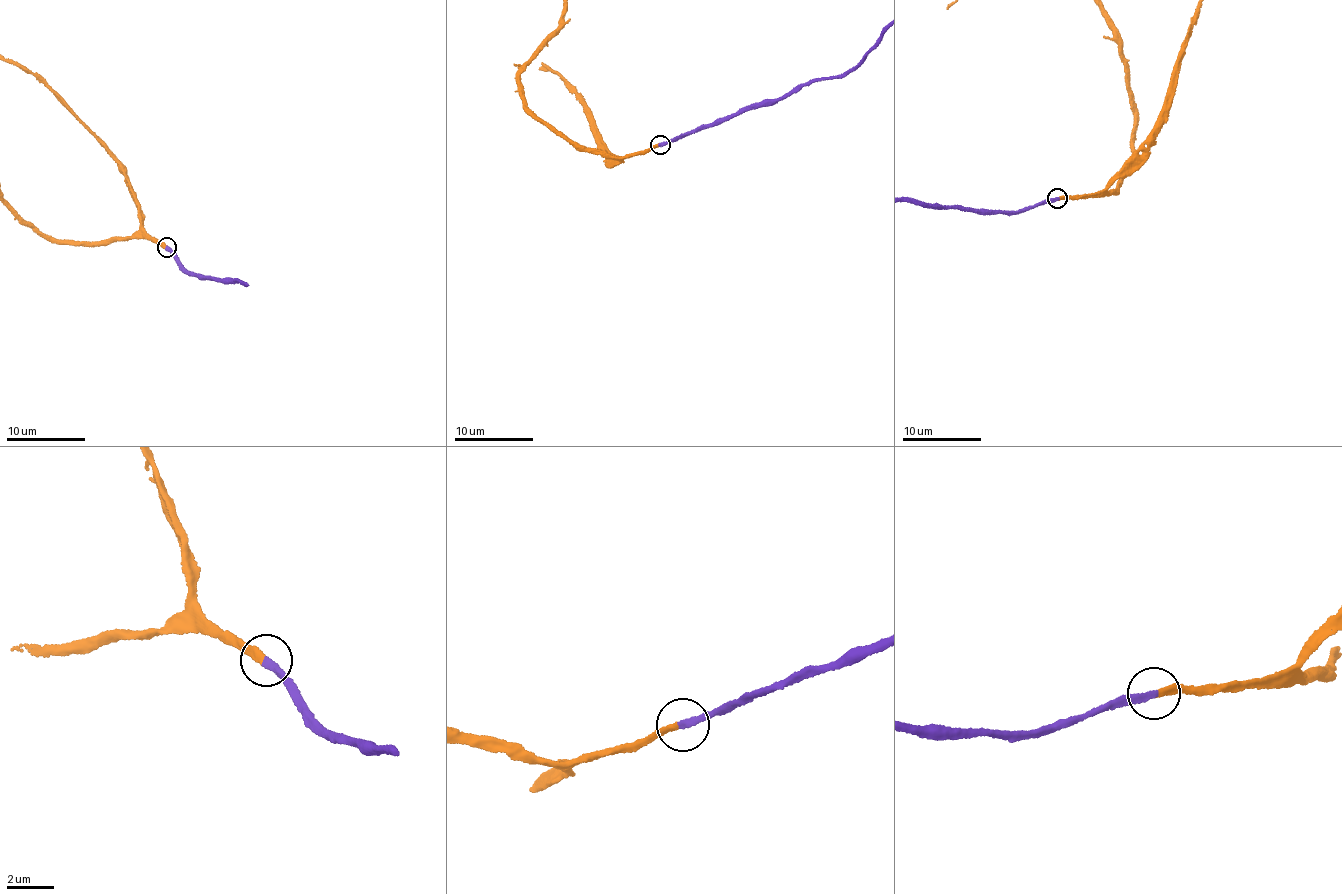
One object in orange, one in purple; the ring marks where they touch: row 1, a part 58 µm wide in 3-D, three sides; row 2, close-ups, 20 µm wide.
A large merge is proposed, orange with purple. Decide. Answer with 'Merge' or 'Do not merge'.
Merge

